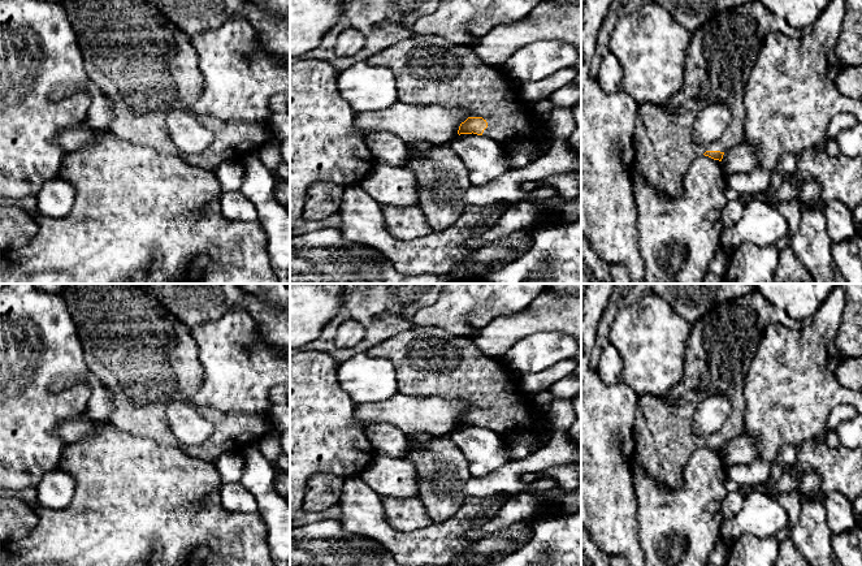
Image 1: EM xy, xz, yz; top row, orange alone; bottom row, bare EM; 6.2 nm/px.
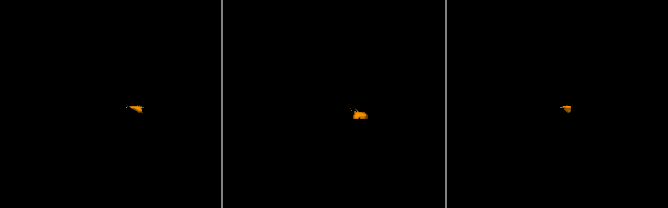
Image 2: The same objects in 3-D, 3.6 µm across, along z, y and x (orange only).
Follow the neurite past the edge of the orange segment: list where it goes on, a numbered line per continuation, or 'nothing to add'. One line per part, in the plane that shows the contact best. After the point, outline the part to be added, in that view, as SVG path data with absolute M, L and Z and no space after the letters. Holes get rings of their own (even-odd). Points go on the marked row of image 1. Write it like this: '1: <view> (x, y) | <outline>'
1: xz (428, 70) | M412 35L369 56L367 62L393 72L399 101L467 109L471 117L482 117L488 122L482 135L502 147L514 148L528 143L543 137L549 129L547 121L523 100L519 86L514 86L501 69L486 65L472 46L450 43L433 35Z

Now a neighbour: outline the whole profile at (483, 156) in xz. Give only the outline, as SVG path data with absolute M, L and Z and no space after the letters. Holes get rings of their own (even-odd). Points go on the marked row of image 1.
M460 134L449 143L464 163L471 183L482 186L503 174L502 146L477 134Z

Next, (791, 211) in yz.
M784 202L777 209L784 216L788 222L788 237L792 238L794 233L800 229L800 221L802 217L802 212L800 209L798 202Z

